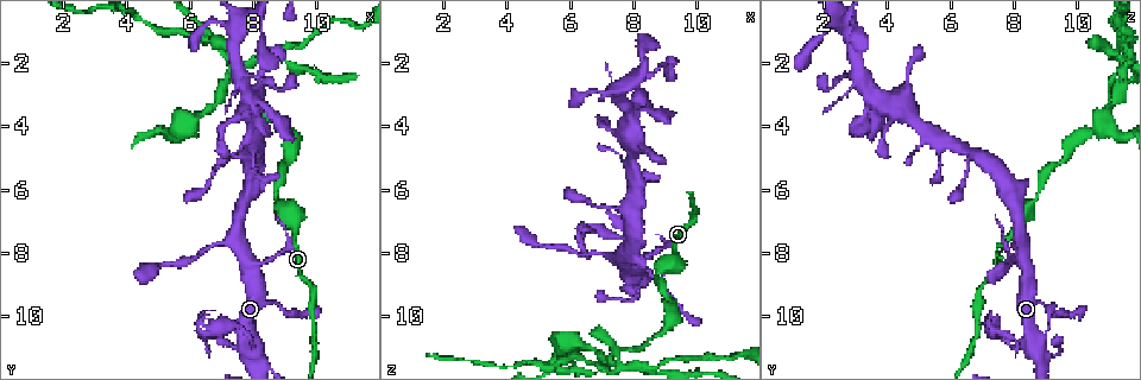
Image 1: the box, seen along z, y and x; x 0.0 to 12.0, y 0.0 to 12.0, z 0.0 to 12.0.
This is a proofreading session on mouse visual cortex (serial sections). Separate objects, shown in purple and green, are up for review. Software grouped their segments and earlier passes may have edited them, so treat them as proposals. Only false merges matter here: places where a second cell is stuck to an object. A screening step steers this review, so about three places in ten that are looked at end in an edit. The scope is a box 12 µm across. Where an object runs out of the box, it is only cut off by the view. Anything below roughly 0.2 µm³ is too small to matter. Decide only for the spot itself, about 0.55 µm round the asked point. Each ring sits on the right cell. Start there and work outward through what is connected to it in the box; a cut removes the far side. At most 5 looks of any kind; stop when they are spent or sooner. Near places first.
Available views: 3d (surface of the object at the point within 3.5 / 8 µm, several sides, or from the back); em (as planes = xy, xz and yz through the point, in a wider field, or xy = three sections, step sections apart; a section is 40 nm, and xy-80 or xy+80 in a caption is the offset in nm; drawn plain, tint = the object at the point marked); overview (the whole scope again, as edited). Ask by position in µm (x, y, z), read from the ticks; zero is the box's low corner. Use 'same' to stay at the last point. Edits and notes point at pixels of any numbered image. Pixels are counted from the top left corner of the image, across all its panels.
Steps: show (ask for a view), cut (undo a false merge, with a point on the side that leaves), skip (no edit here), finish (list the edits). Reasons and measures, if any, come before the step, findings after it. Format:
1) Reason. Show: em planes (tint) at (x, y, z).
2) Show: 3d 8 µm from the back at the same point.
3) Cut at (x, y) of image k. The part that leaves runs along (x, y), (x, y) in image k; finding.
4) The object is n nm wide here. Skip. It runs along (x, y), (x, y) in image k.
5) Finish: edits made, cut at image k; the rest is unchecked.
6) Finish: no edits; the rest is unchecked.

Four or more arms meet. Show: 3d 3.5 µm at (8.0, 10.9, 8.2).

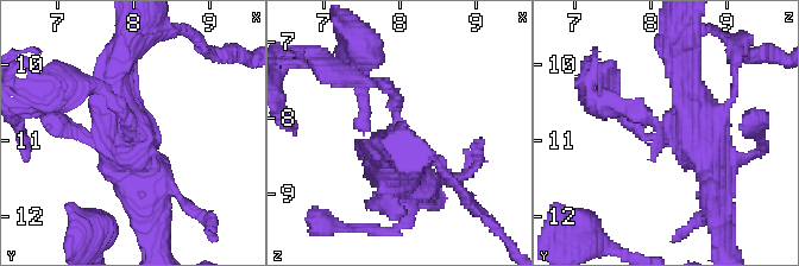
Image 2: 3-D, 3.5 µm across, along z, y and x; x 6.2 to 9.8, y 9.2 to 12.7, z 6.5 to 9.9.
Skip. It runs along (679, 46), (716, 196) in image 2; continuous, no second cell.

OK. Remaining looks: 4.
Sharp bend. Show: 3d 3.5 µm at (7.3, 2.3, 11.3).

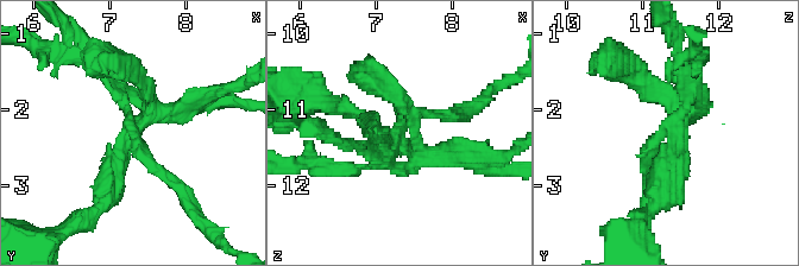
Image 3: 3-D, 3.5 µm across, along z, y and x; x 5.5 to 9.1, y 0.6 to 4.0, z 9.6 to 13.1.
Show: em xy step 3 (tint) at (7.30, 2.20, 11.30).

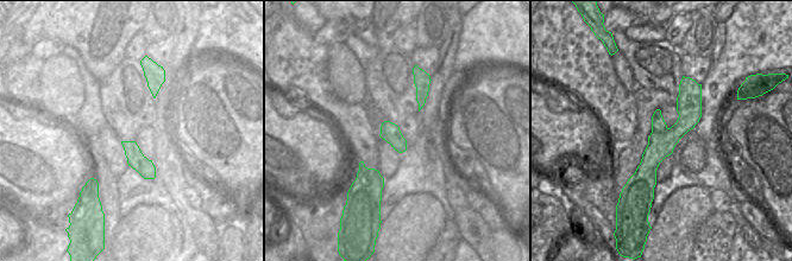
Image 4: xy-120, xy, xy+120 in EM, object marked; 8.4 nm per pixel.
The object is 160 nm wide here. Cut at (685, 165) of image 3. The part that leaves runs along (678, 134), (680, 157), (641, 222) in image 3; two cells meet here.

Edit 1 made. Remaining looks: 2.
Finish: edits made, cut at image 3; the rest is unchecked.

